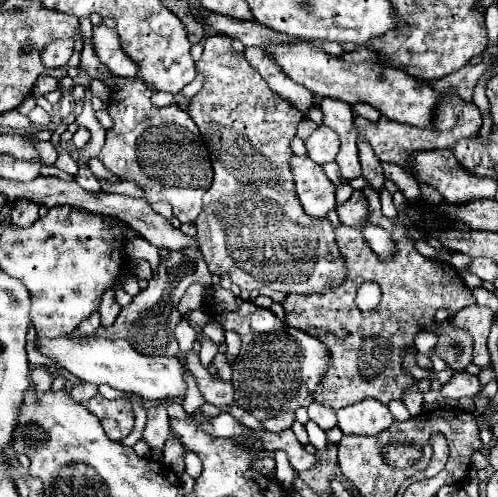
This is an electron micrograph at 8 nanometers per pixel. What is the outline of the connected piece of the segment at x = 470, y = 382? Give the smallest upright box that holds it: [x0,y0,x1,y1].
[441,372,481,400]

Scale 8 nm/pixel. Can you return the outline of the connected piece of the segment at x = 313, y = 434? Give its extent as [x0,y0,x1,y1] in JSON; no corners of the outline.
[305,420,327,450]

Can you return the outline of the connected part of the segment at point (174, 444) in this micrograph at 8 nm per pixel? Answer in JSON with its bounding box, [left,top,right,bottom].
[163,436,185,478]

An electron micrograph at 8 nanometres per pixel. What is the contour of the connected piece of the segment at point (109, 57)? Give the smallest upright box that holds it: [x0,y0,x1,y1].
[93,26,139,78]

